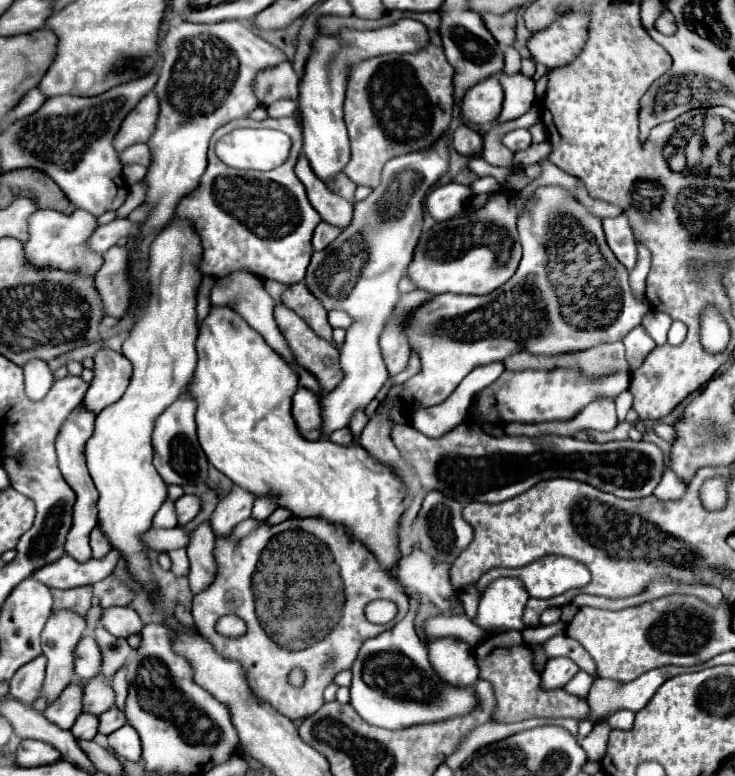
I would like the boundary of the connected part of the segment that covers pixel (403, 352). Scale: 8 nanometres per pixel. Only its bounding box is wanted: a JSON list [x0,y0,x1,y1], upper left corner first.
[380,291,432,375]

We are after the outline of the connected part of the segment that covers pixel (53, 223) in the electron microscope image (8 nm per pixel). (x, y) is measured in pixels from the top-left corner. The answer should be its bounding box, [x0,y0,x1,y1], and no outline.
[24,209,102,277]

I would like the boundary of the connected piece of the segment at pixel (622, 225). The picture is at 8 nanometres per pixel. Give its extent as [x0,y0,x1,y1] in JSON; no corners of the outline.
[602,215,636,271]

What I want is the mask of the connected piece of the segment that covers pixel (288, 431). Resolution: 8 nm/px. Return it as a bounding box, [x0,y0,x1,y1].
[186,306,406,571]

